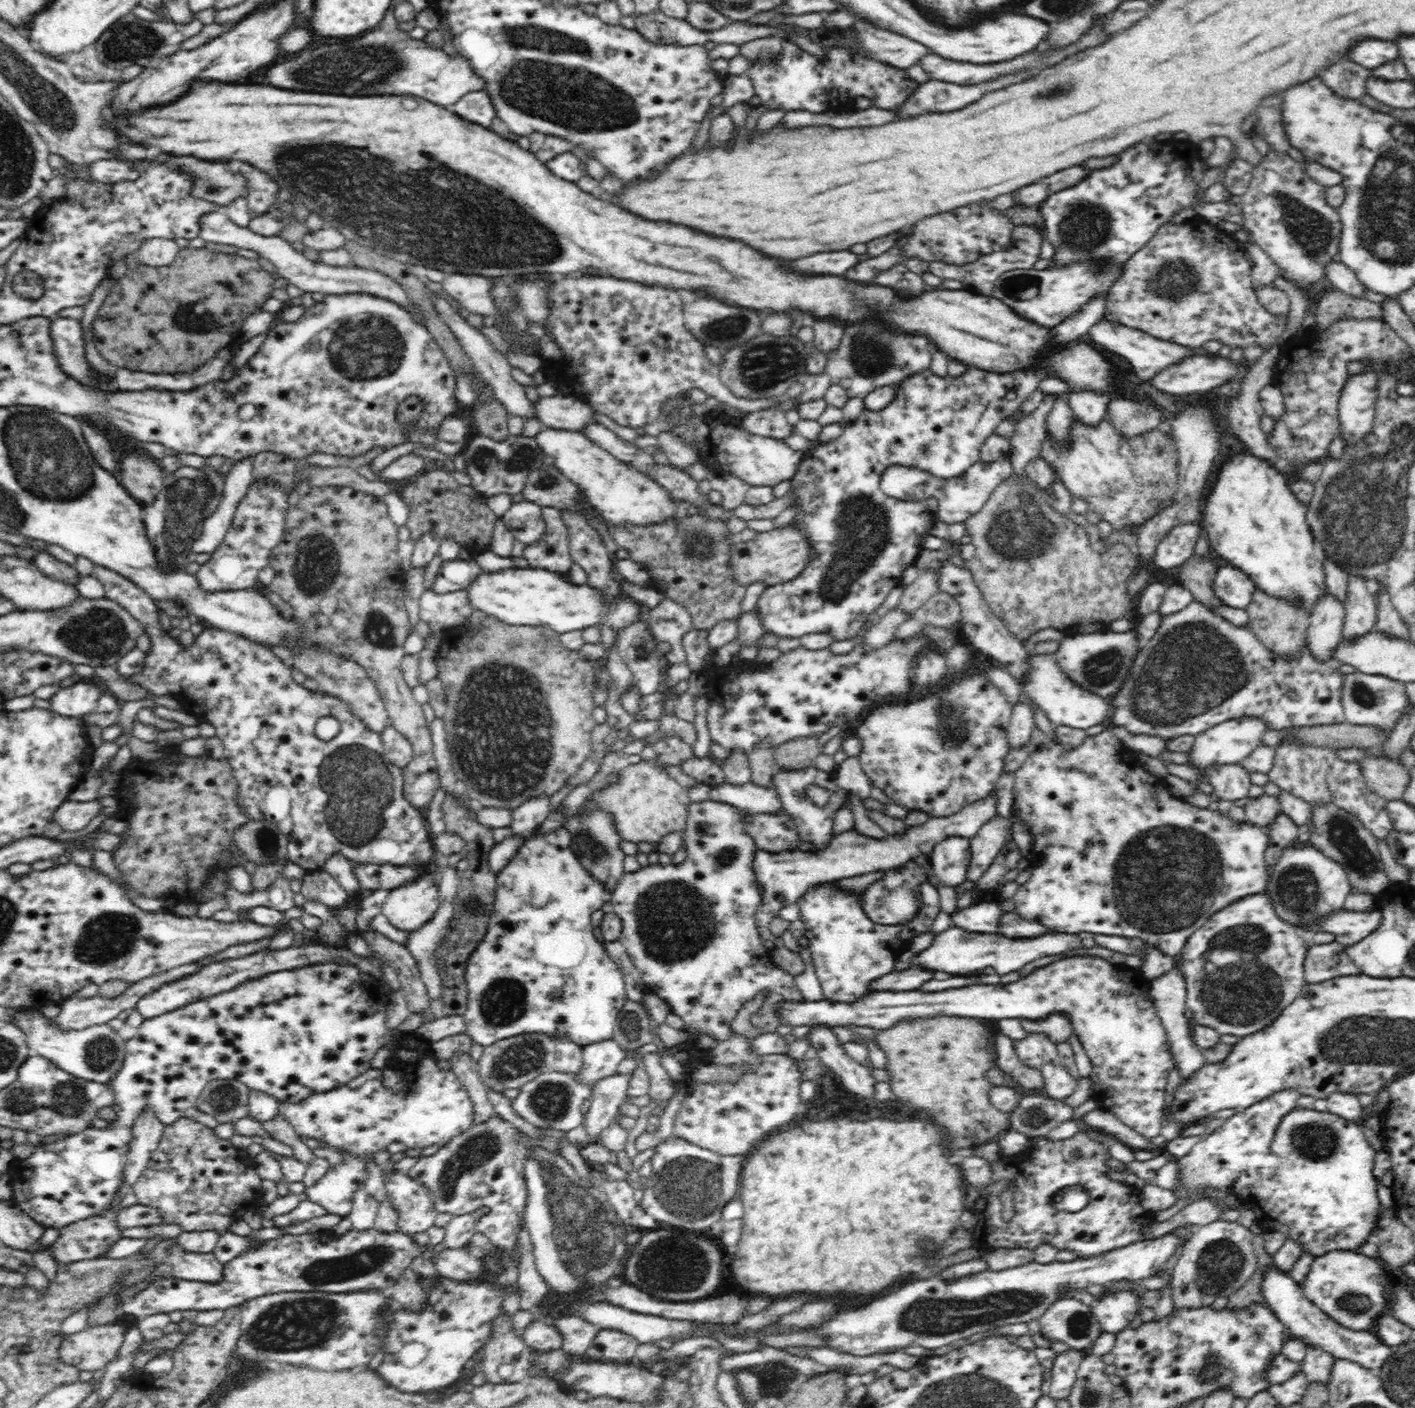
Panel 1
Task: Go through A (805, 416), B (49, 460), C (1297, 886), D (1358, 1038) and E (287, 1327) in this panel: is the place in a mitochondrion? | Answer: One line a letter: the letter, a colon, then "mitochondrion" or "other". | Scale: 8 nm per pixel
A: other
B: mitochondrion
C: mitochondrion
D: mitochondrion
E: mitochondrion

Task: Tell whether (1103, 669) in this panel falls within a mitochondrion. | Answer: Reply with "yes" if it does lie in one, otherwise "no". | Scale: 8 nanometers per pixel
yes

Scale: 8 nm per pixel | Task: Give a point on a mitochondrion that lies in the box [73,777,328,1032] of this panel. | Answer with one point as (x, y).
(265, 838)

